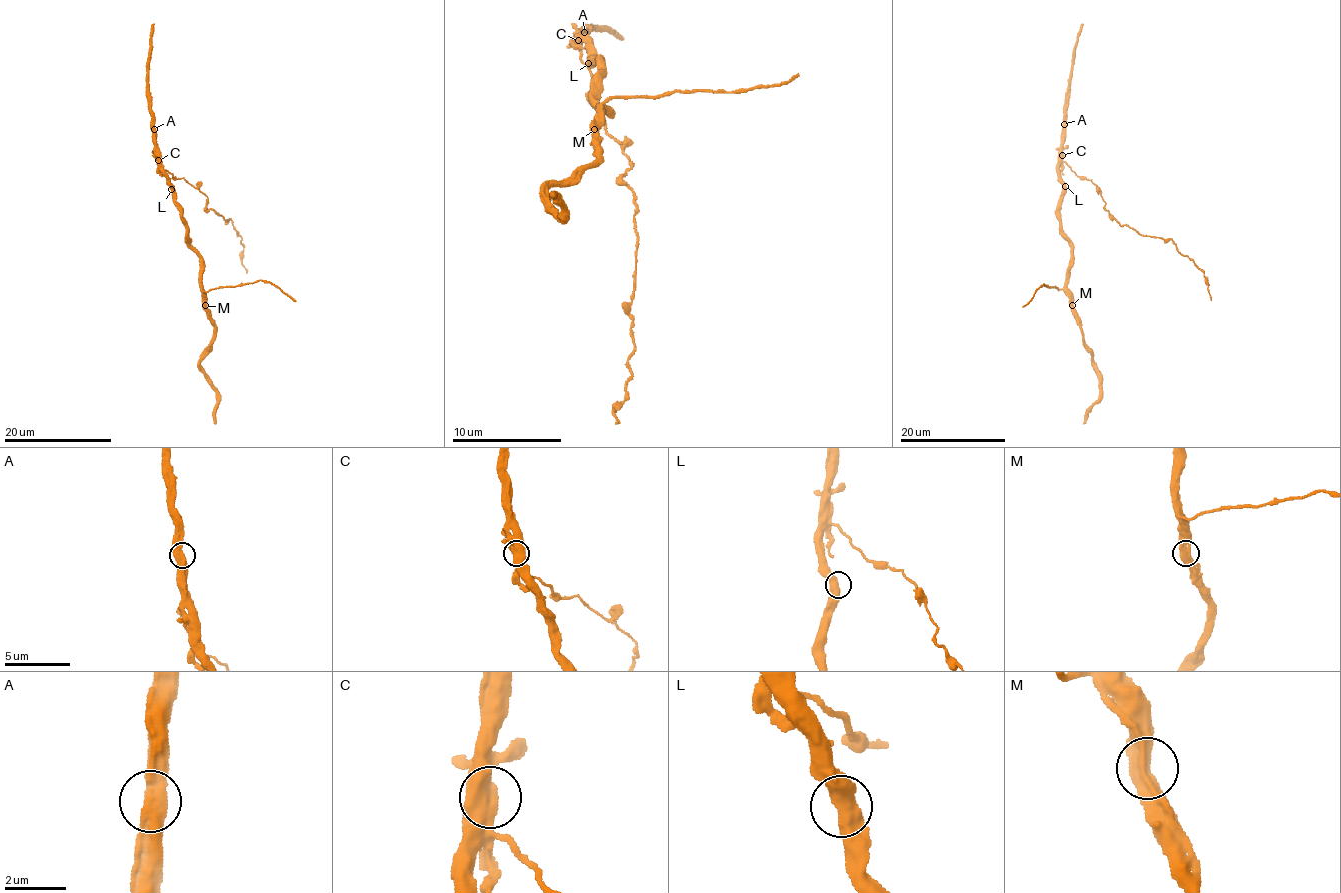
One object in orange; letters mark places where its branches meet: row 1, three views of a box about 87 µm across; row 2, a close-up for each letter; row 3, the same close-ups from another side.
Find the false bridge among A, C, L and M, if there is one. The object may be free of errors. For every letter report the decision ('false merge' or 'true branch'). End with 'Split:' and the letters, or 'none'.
A: true branch
C: false merge
L: true branch
M: true branch
Split: C

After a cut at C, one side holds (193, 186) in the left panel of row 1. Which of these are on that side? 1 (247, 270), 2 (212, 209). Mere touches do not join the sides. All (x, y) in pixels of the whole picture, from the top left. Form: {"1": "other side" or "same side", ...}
{"1": "same side", "2": "same side"}

